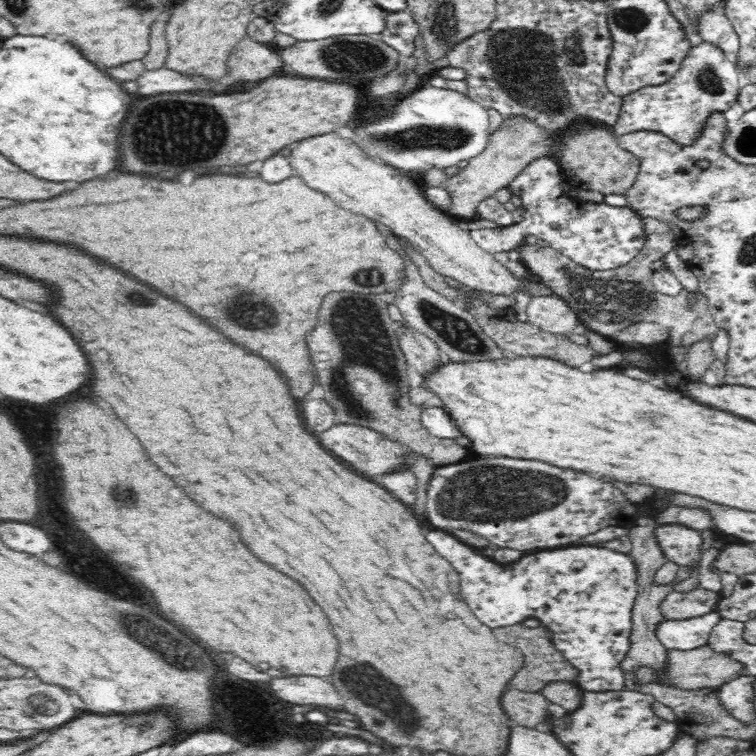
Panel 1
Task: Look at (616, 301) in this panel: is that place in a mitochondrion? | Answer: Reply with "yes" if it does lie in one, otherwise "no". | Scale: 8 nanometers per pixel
yes

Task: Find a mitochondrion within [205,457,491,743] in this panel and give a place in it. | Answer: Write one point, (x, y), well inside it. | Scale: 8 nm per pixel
(394, 695)

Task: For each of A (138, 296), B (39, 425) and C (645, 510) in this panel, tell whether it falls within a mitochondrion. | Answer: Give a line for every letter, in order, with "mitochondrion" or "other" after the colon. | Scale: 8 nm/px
A: mitochondrion
B: mitochondrion
C: other

